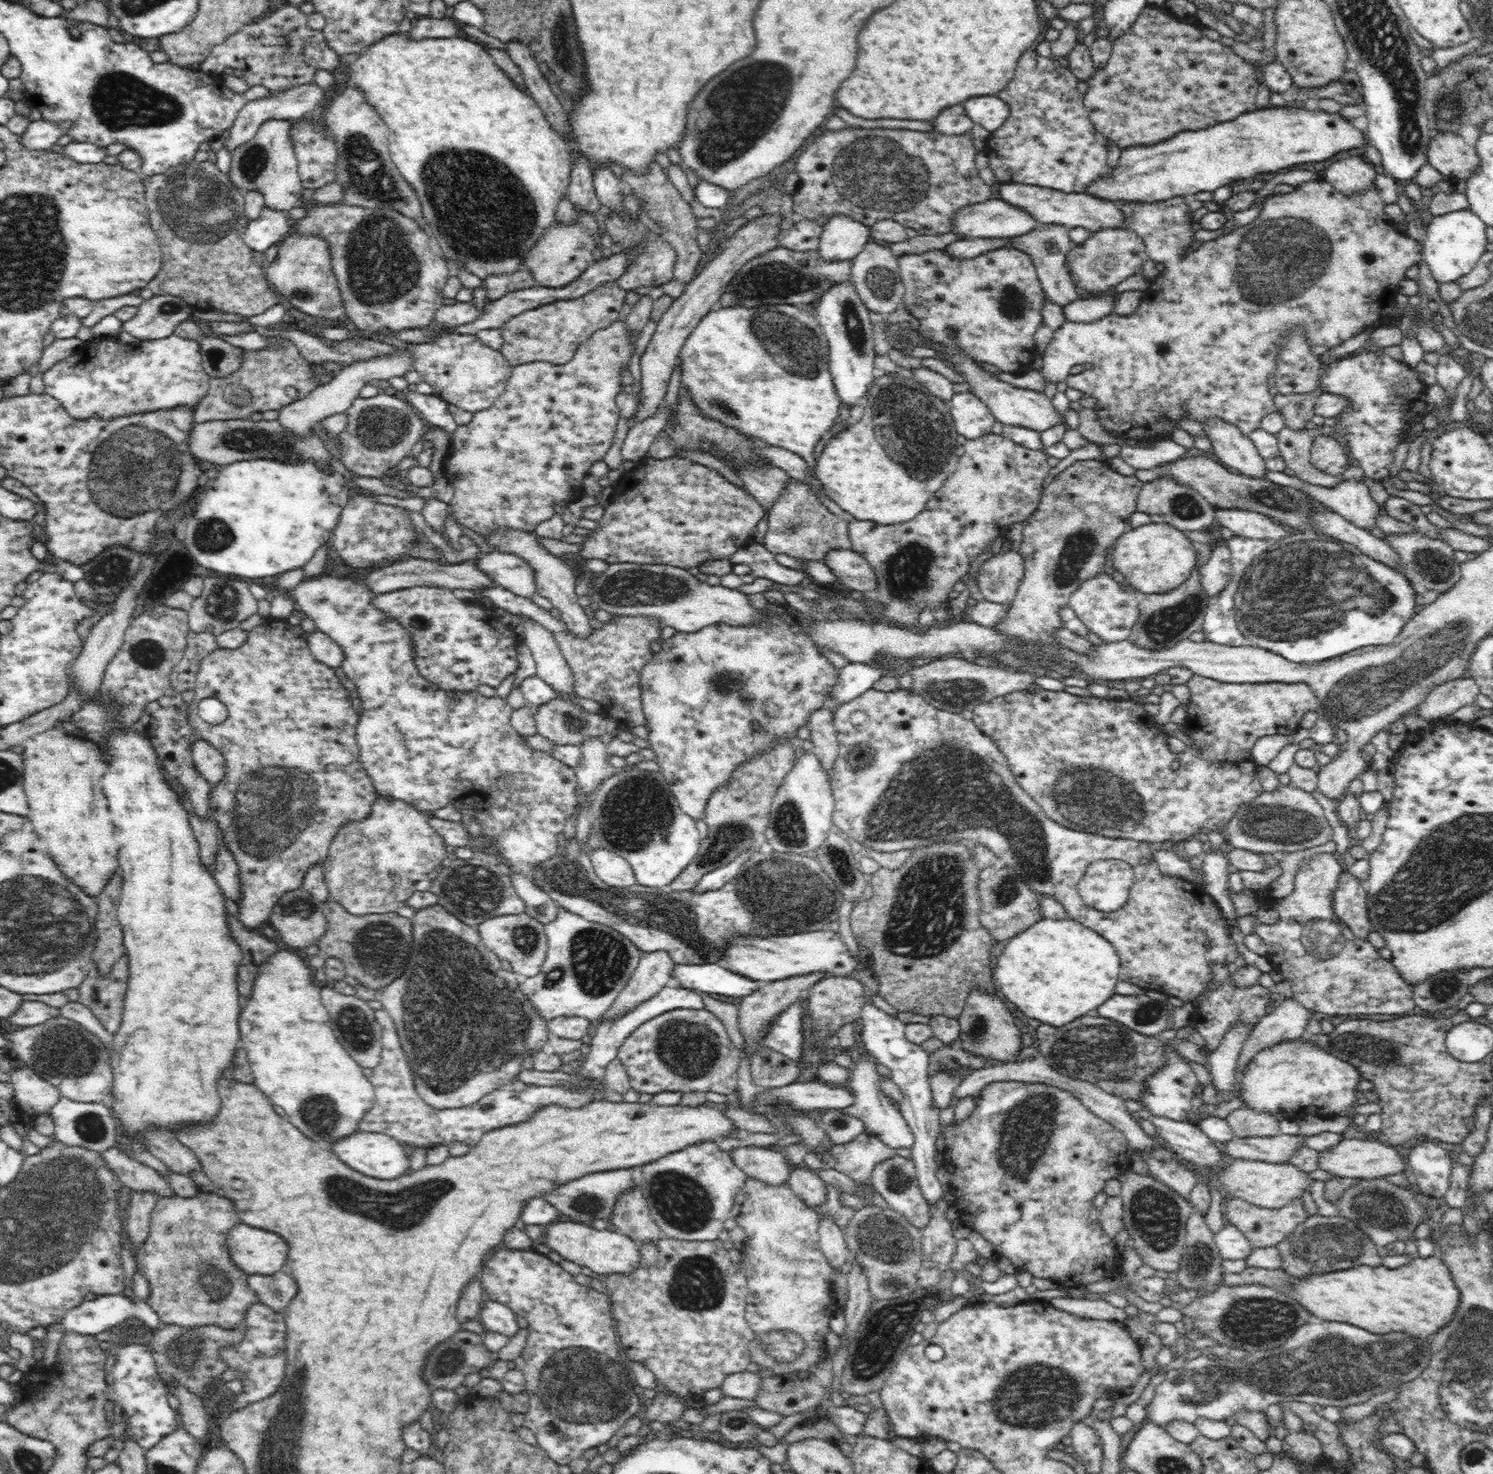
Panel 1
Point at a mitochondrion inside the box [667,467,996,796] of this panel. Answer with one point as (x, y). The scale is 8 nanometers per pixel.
(908, 572)

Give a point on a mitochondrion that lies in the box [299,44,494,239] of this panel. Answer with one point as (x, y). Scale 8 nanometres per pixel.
(365, 172)

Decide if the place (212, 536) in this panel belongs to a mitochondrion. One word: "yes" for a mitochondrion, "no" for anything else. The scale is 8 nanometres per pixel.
yes

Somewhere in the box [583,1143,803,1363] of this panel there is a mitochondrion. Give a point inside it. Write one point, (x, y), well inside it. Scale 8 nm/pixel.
(682, 1203)

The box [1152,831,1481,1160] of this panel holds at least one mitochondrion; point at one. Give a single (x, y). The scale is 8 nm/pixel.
(1319, 939)

